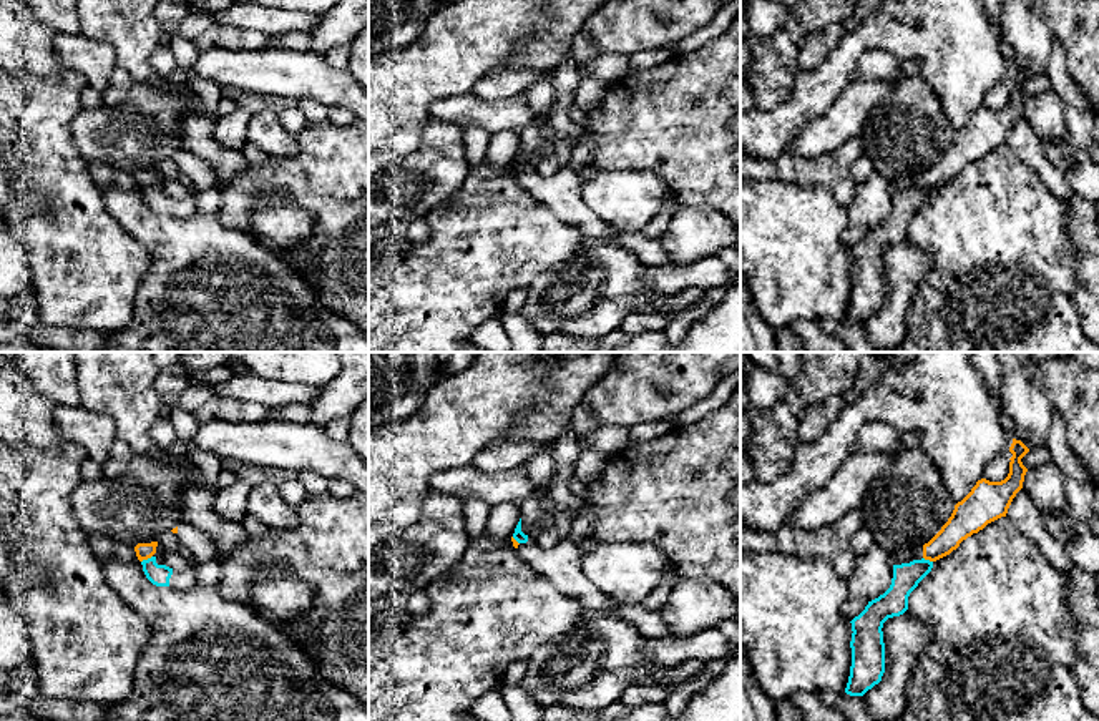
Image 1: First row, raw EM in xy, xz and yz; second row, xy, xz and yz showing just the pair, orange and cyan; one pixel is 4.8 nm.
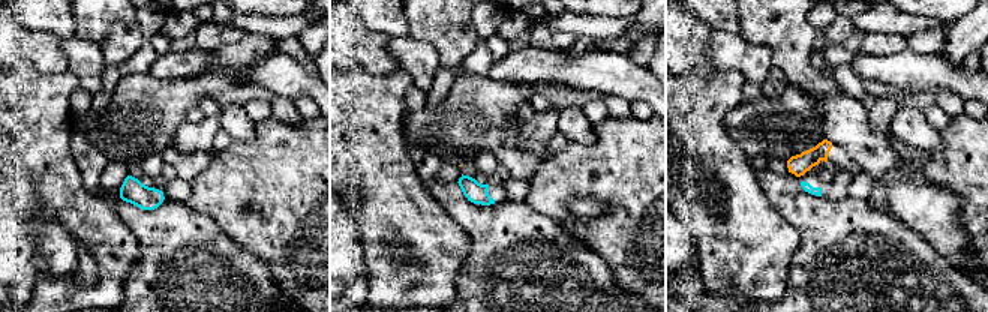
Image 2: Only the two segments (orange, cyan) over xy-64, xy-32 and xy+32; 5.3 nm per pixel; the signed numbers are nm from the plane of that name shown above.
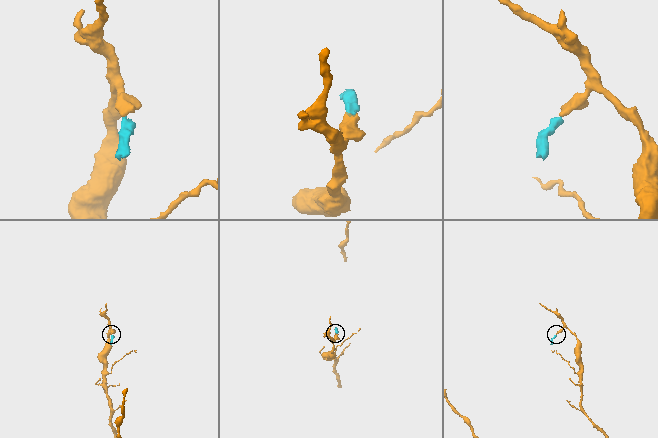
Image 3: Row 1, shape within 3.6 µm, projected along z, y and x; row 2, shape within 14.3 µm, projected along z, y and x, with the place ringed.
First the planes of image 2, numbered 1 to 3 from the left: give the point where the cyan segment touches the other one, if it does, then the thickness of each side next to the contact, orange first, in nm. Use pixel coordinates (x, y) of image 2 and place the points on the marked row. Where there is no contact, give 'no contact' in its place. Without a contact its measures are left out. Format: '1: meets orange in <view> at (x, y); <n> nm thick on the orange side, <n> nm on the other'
1: no contact
2: no contact
3: no contact

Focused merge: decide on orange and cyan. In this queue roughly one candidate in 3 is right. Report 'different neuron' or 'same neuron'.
different neuron

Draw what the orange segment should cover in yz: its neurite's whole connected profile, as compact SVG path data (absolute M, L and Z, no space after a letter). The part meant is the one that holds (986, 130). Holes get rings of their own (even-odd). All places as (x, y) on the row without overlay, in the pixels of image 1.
M1013 66L1009 75L1013 85L1009 86L1009 101L1001 110L989 110L981 106L971 120L955 133L955 138L941 158L923 173L923 186L936 189L960 174L963 168L983 158L988 151L1006 145L1008 136L1023 116L1028 96L1021 86L1029 76Z

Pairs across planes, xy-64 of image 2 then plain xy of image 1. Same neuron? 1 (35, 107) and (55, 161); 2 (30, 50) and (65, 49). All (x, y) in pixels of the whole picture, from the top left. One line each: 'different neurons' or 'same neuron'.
1: same neuron
2: different neurons

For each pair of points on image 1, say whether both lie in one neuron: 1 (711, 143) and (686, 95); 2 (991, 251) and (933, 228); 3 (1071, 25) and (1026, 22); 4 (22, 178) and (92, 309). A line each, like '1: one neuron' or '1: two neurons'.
1: one neuron
2: one neuron
3: two neurons
4: one neuron

